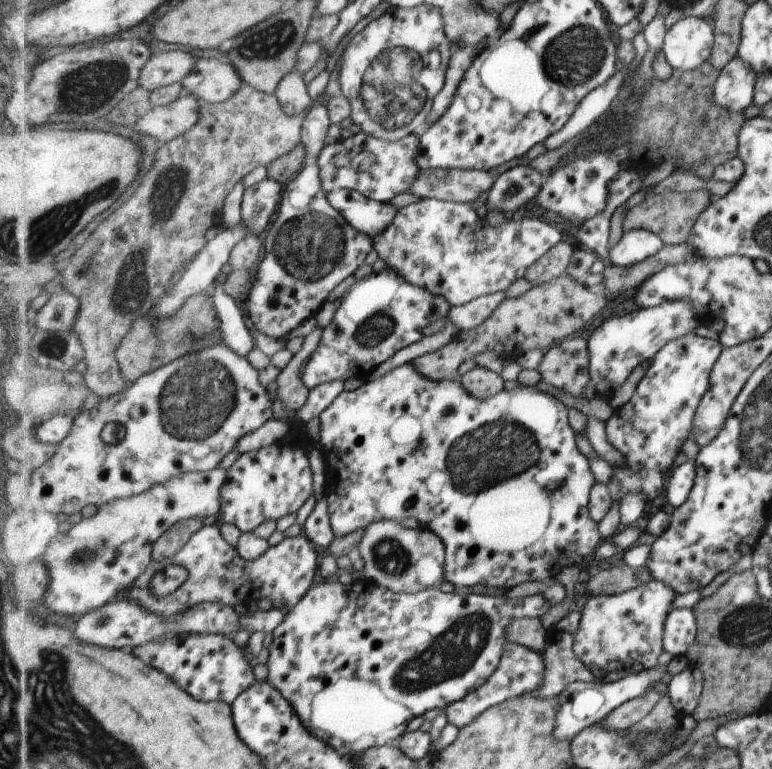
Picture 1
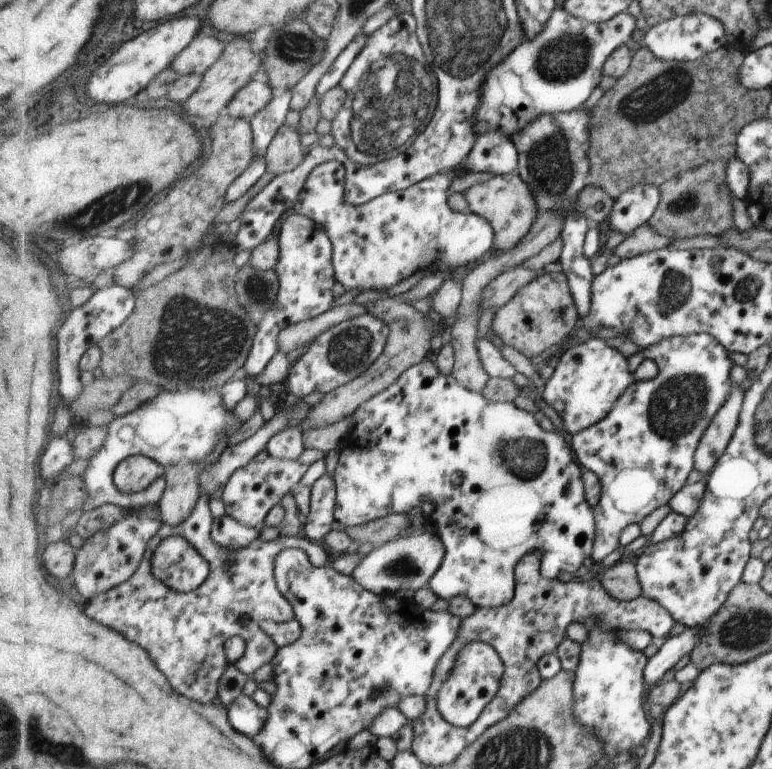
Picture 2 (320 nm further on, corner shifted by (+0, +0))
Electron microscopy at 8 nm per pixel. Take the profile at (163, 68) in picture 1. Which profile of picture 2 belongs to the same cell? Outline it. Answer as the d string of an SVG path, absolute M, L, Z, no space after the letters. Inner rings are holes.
M199 34L191 45L173 62L172 68L181 75L207 73L207 70L223 56L226 42L215 36Z

